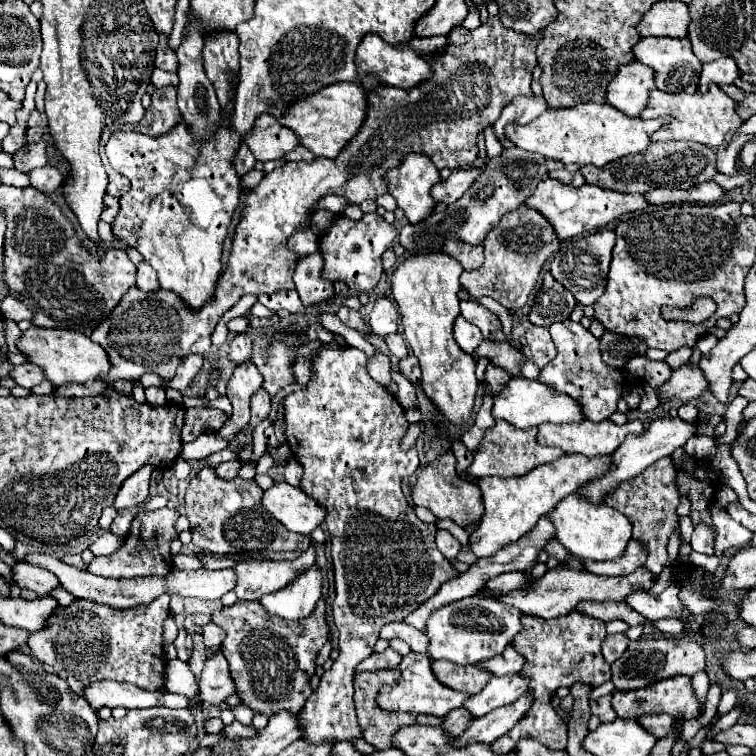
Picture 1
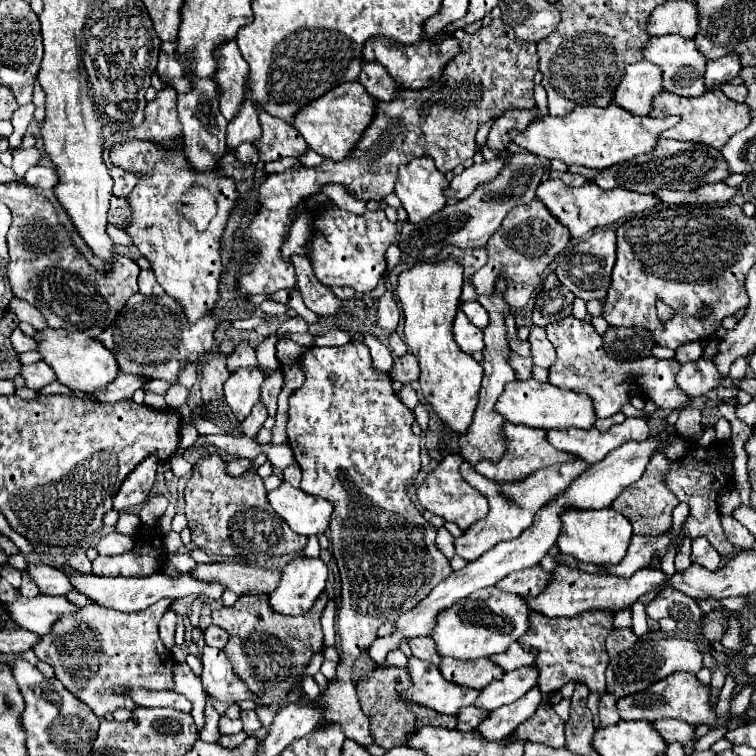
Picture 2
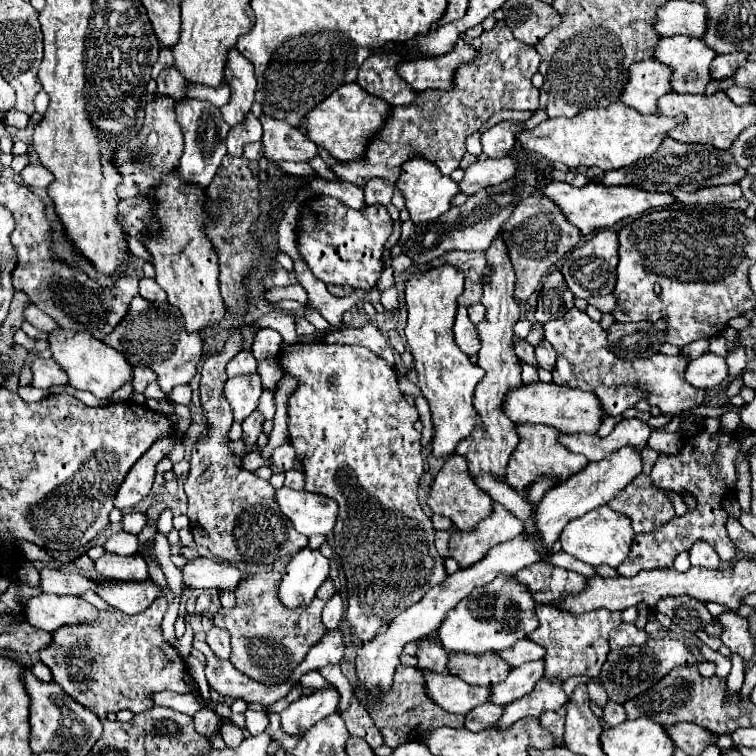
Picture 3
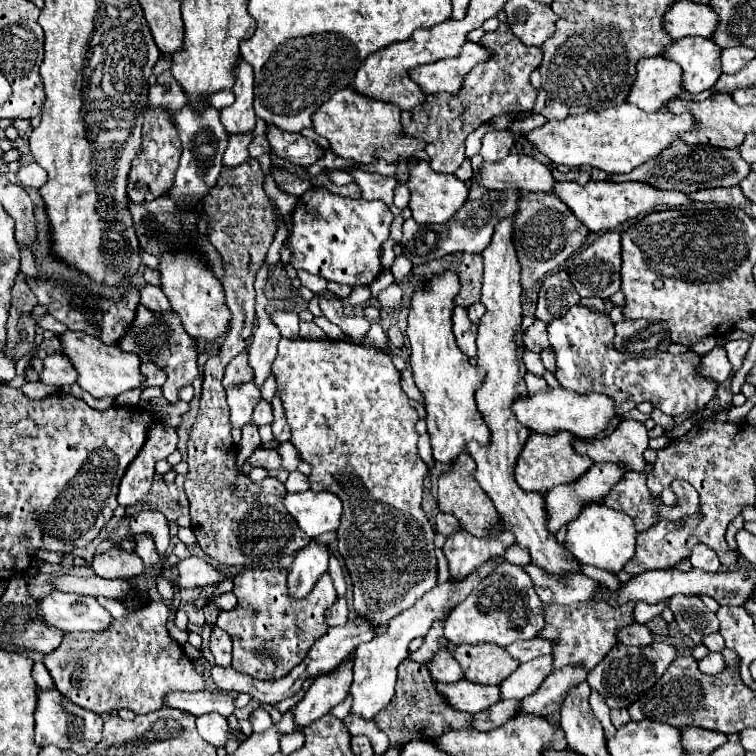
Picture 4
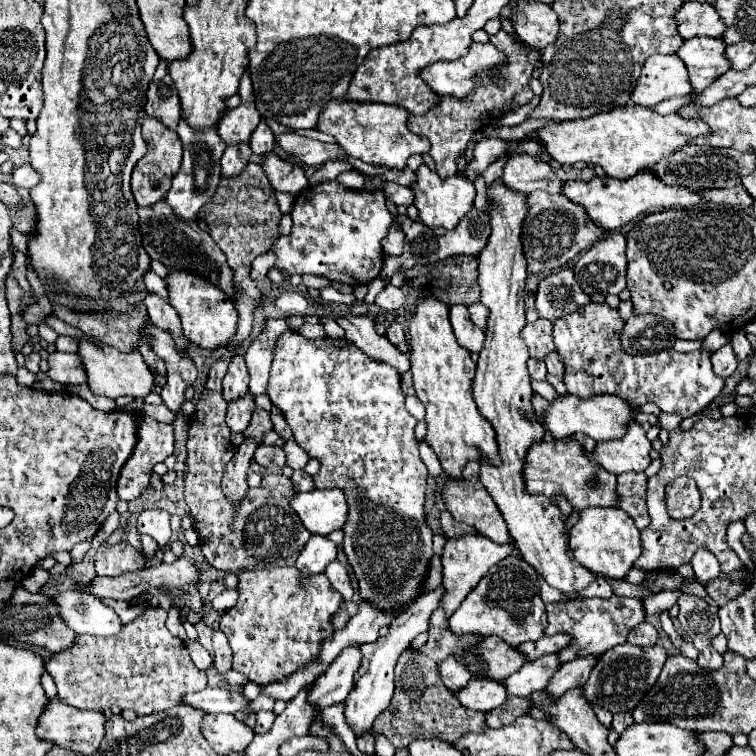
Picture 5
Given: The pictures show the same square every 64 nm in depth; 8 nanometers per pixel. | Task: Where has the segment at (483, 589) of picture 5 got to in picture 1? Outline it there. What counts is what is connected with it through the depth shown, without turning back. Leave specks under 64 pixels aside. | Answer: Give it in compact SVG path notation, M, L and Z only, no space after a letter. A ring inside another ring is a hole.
M480 592L446 604L438 608L426 624L426 636L430 638L430 658L444 658L462 666L488 660L504 652L504 648L514 640L522 628L520 618L522 612L516 612L516 608L508 608L508 604L500 604L500 600L492 600L492 592Z

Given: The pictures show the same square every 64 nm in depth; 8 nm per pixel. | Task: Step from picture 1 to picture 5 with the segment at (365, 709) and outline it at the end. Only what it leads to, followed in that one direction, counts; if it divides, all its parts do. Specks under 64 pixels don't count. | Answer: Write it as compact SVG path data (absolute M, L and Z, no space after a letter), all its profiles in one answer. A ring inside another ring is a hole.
M406 648L400 654L400 660L396 664L396 680L394 680L394 698L390 706L374 720L374 732L388 736L388 740L396 748L408 748L412 740L418 738L440 738L448 742L460 740L460 736L468 732L482 732L484 726L484 714L472 712L464 708L448 688L444 688L444 682L438 674L438 664L434 660L428 660L420 650Z

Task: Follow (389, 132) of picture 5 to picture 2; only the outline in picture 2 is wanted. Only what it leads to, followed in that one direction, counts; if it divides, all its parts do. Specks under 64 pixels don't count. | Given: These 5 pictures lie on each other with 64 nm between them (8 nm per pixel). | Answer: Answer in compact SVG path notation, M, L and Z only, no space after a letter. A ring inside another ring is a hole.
M348 82L332 88L320 100L304 106L292 120L292 126L304 136L314 152L324 158L342 160L344 156L348 156L348 152L352 152L352 148L356 148L360 136L366 132L368 124L372 124L376 116L376 106L378 100L370 96L360 82Z

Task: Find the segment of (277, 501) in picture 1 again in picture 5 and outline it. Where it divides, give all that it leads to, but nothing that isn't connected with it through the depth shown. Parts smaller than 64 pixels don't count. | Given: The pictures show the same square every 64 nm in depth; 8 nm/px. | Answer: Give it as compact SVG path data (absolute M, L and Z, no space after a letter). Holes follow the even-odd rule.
M340 488L312 490L296 494L290 506L298 512L302 524L312 534L330 534L340 530L348 518L348 500Z

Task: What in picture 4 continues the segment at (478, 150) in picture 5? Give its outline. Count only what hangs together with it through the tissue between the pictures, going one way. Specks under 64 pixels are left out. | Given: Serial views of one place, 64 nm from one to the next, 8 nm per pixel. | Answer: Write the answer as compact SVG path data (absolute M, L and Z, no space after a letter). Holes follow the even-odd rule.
M500 130L500 132L486 132L486 136L482 138L480 156L484 158L484 162L504 160L504 156L508 156L508 154L510 154L510 148L512 148L514 140L517 140L518 137L518 134L510 134L508 130Z

